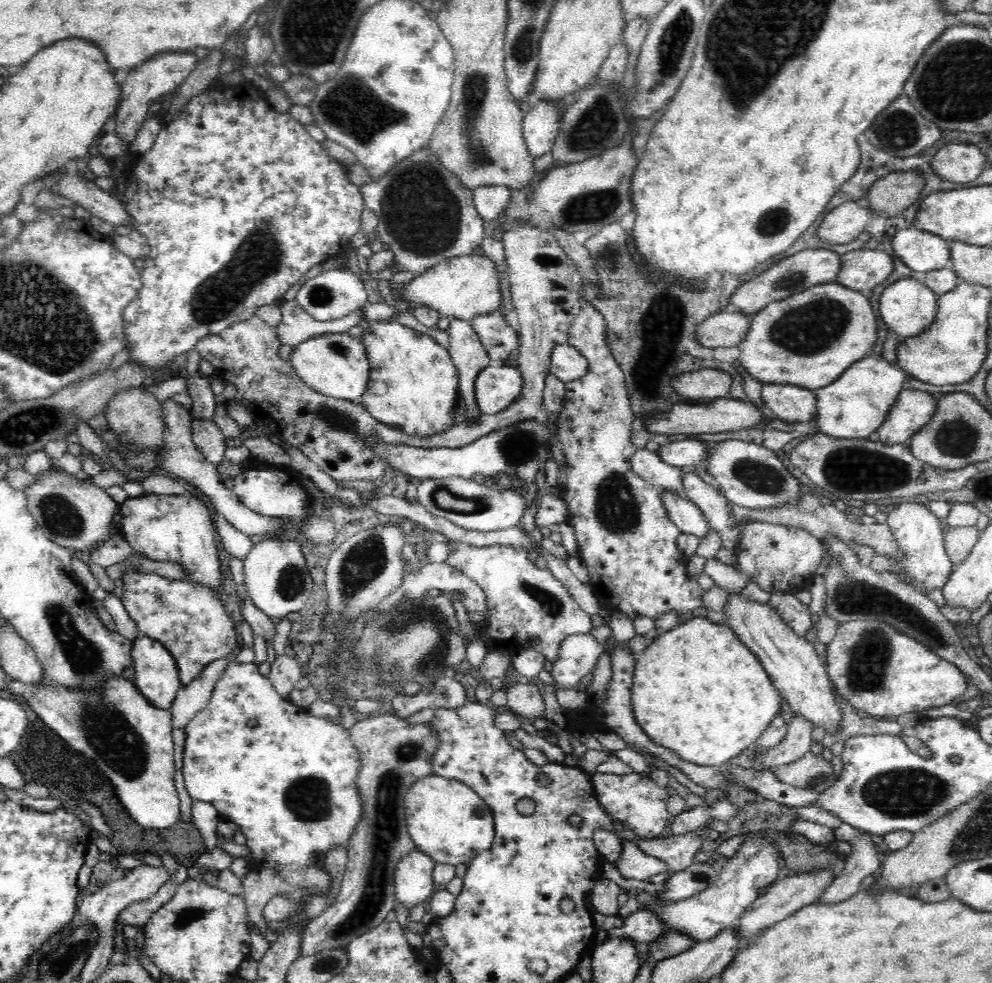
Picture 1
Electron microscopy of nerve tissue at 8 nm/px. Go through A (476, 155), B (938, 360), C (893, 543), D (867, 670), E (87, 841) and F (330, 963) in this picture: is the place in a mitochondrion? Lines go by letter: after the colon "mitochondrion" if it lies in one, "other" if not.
A: mitochondrion
B: other
C: other
D: mitochondrion
E: other
F: mitochondrion

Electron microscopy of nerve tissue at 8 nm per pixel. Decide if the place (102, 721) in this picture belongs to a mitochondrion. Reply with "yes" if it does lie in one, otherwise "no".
yes

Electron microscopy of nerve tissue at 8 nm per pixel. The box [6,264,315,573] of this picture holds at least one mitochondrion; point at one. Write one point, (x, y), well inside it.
(61, 518)

